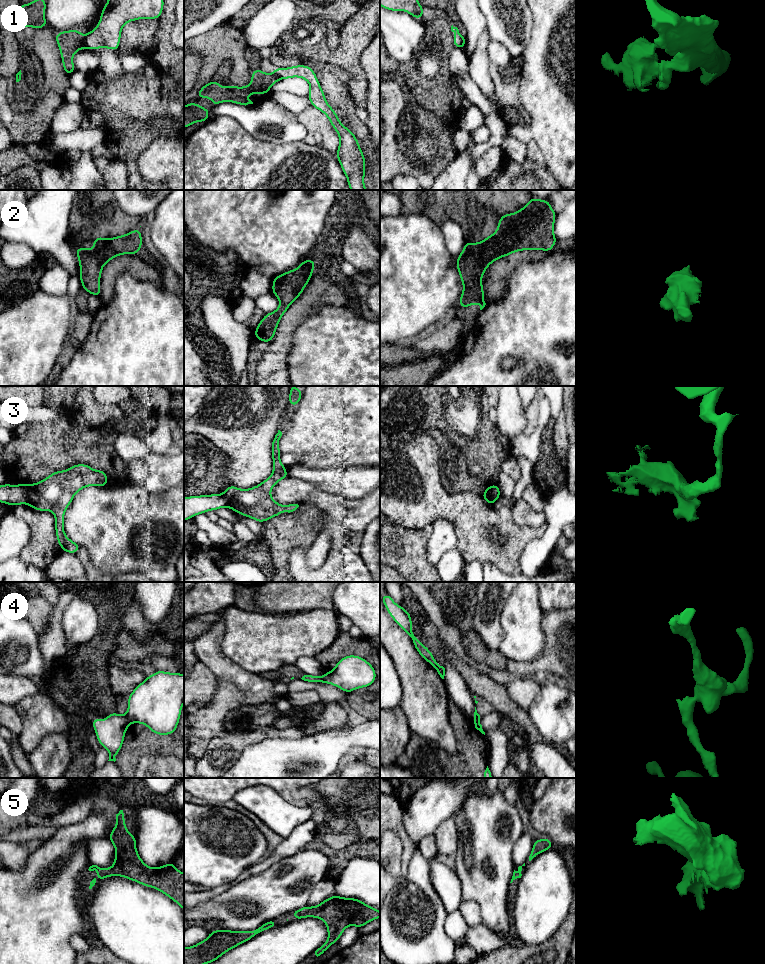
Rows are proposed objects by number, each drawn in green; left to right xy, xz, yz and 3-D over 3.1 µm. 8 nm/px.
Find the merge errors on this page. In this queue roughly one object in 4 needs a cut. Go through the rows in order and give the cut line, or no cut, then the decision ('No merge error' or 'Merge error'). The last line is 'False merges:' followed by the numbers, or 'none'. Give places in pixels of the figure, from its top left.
1: Split along xy (82, 37), (82, 45), (84, 47). Merge error
2: No split. No merge error
3: Split along xy (30, 485), (26, 503). Merge error
4: Split along xy (125, 715), (130, 722). Merge error
5: No split. No merge error
False merges: 1, 3, 4

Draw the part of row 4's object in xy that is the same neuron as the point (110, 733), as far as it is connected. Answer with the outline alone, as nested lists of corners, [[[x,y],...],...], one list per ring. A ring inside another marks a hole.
[[[112,712],[105,717],[104,721],[100,721],[98,717],[95,717],[91,722],[100,746],[106,748],[109,752],[108,761],[115,762],[115,757],[124,743],[124,736],[130,725],[130,720],[126,715]]]

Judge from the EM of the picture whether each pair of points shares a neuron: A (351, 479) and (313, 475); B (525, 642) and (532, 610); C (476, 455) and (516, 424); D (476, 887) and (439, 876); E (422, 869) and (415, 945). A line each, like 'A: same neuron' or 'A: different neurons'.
A: same neuron
B: same neuron
C: different neurons
D: different neurons
E: same neuron

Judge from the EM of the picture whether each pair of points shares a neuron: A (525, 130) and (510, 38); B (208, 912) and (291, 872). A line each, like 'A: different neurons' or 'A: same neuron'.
A: different neurons
B: same neuron

